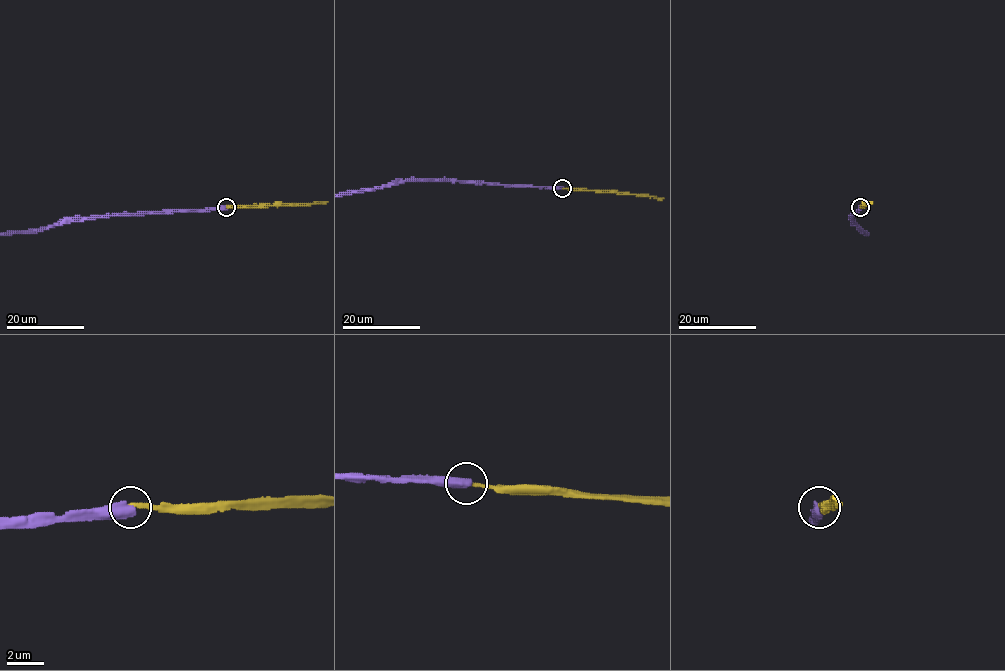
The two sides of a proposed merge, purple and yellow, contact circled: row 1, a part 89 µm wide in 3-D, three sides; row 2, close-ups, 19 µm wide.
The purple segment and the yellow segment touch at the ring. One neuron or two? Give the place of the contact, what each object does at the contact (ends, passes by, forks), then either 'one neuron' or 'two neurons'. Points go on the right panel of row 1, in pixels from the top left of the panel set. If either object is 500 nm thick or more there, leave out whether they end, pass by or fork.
at (860, 207); two neurons

